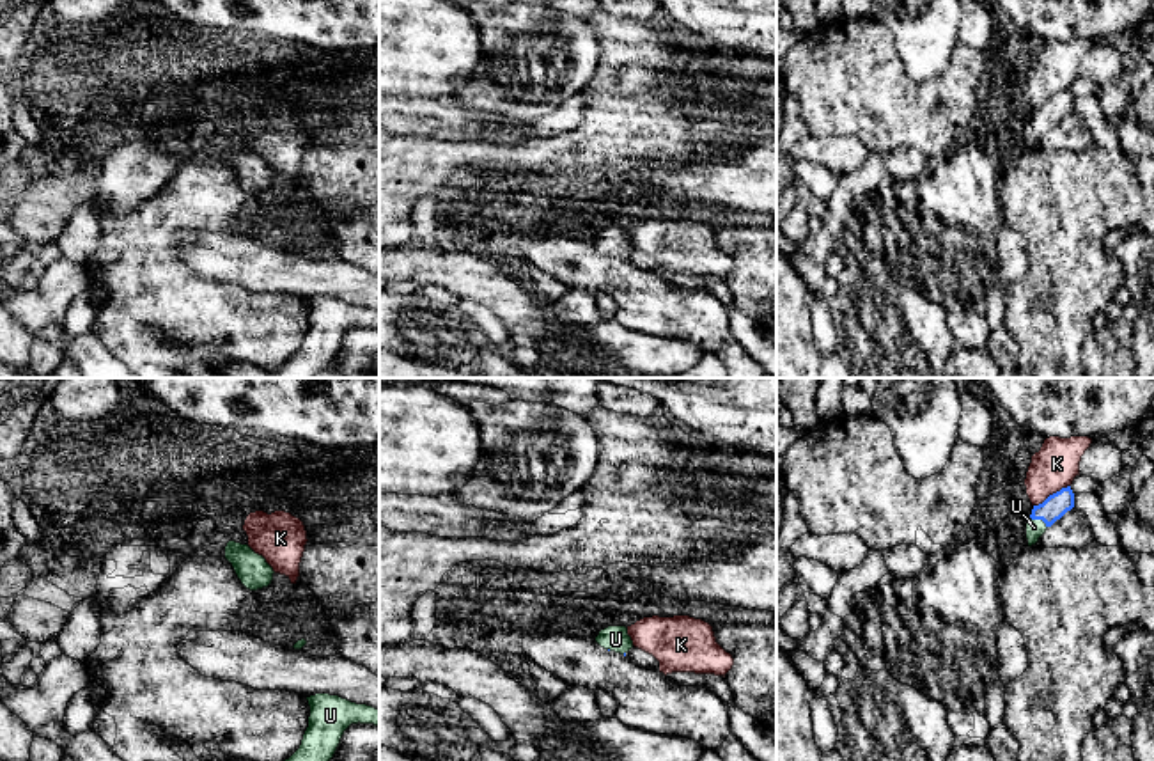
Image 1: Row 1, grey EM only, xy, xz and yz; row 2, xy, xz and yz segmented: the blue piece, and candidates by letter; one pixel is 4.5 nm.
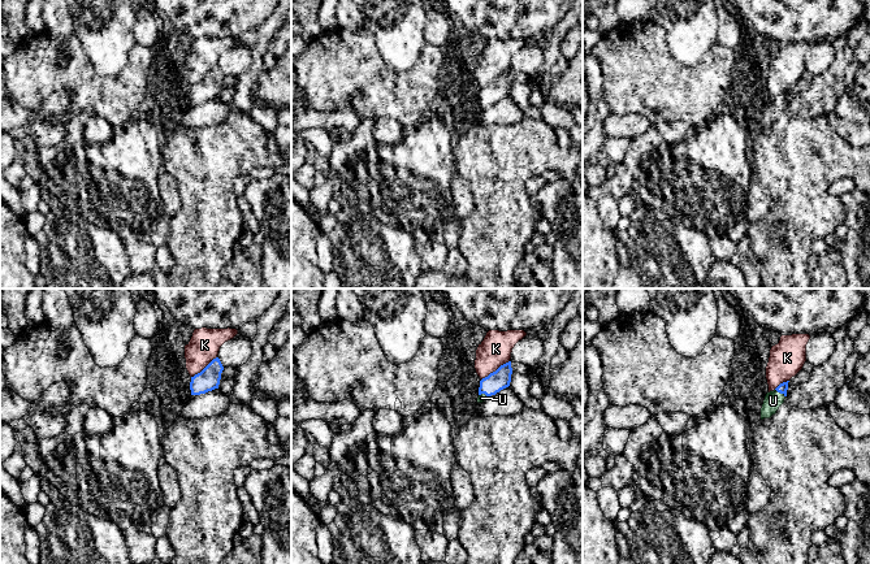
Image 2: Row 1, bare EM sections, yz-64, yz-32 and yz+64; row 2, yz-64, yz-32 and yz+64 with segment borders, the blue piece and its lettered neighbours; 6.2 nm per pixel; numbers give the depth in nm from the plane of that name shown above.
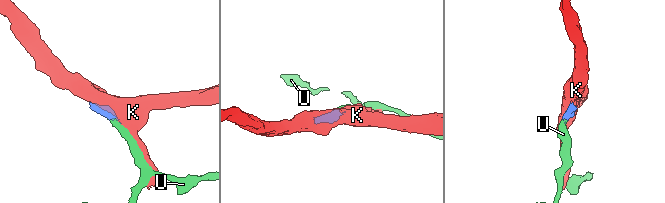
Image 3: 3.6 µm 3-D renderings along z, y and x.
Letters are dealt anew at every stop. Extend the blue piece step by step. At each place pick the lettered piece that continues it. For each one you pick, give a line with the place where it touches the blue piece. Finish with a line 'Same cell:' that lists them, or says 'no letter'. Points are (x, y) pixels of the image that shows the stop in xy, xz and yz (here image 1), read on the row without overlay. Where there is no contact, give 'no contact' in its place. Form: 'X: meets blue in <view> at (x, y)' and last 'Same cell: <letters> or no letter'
U: meets blue in yz at (1039, 121)
Same cell: U

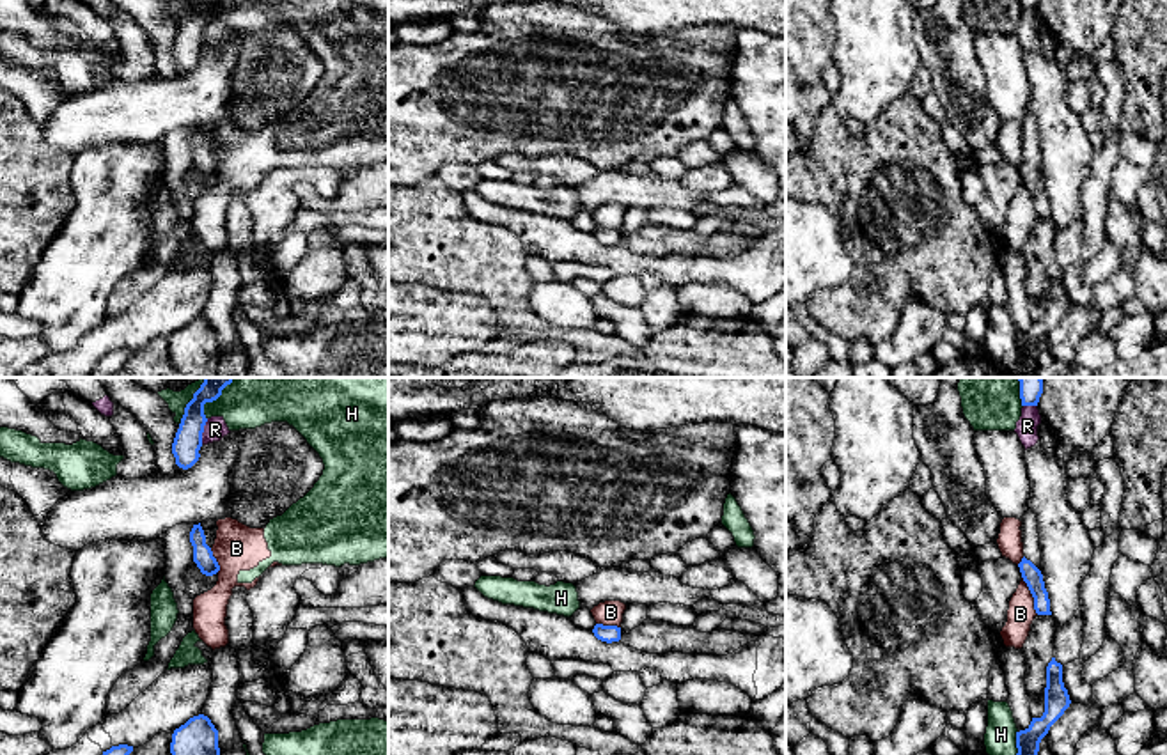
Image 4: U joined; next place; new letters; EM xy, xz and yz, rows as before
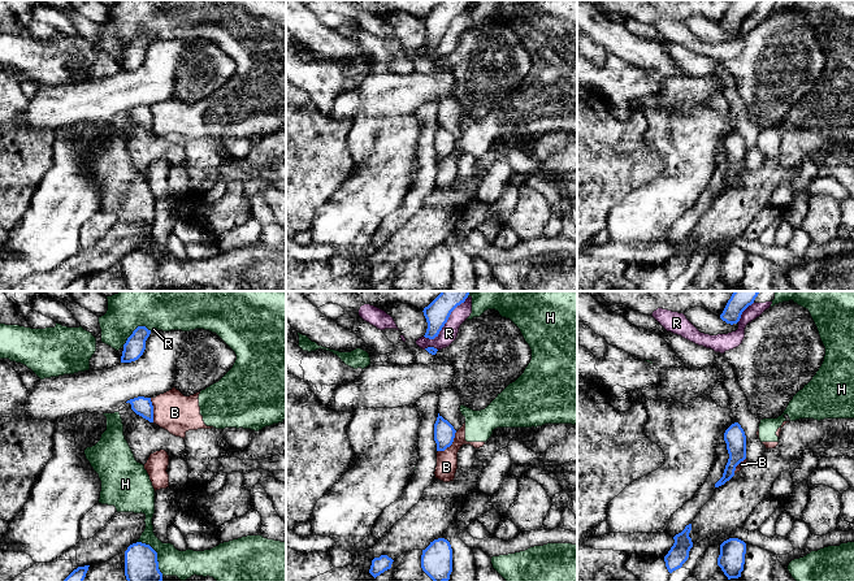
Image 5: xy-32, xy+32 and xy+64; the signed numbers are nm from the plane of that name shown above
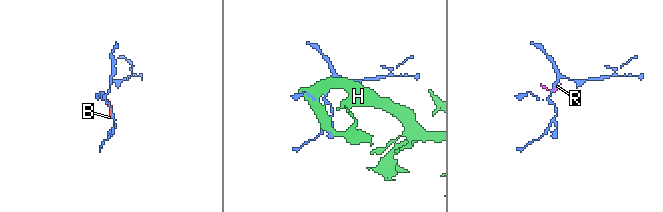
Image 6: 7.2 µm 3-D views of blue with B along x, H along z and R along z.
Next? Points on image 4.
Same cell: no letter

